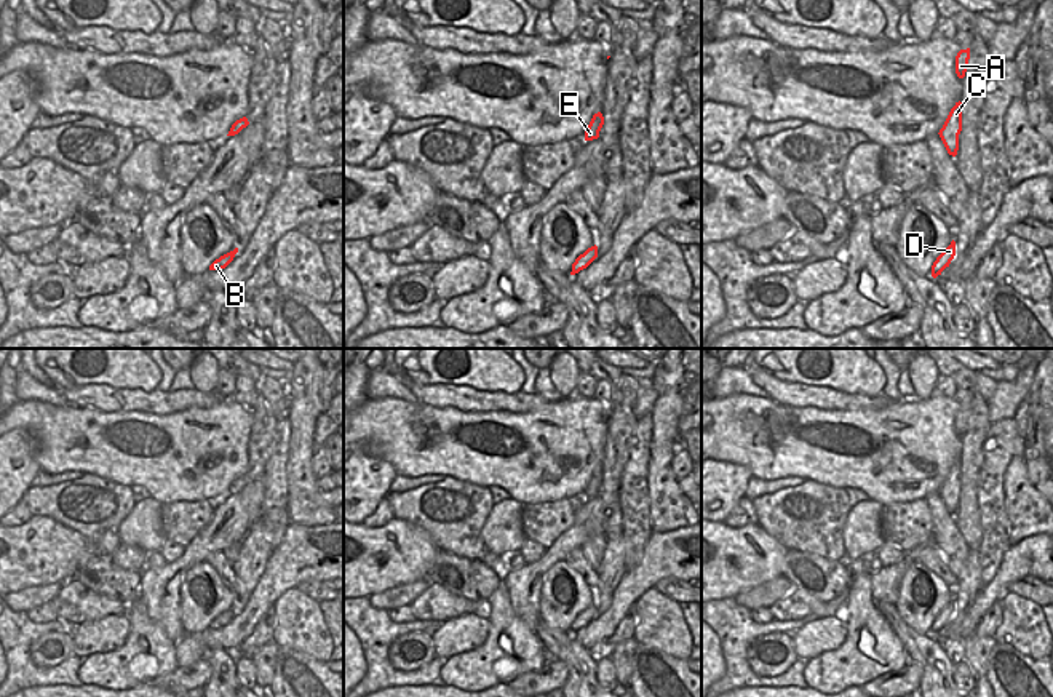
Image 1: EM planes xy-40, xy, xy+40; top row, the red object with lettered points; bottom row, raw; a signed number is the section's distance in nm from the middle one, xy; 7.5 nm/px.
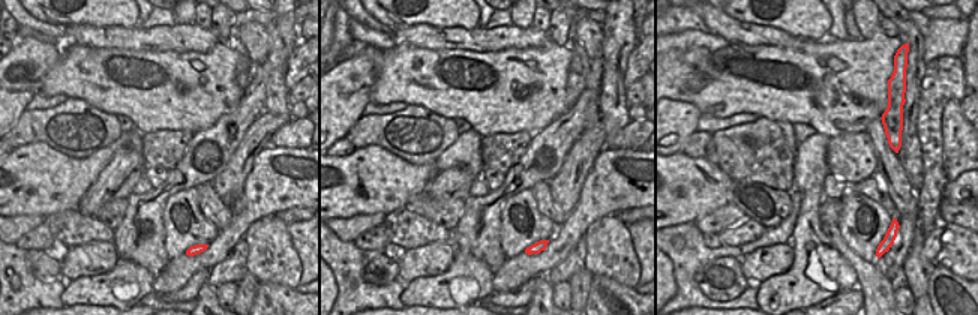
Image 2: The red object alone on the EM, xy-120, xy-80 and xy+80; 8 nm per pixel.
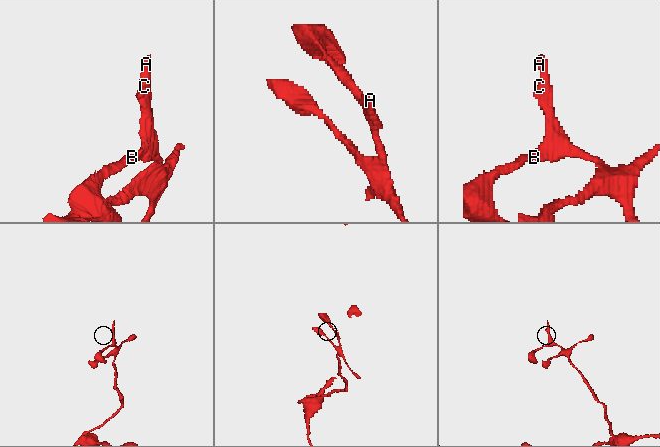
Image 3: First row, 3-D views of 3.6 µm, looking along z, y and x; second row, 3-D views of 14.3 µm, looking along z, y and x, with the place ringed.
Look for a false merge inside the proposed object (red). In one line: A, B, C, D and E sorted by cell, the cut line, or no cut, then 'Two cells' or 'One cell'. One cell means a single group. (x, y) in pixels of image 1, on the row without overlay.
Groups: A B C D E. No split. One cell.

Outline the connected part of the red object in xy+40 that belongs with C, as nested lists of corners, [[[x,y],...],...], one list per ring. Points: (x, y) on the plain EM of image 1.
[[[956,460],[951,467],[943,486],[940,488],[940,496],[949,513],[956,515],[959,508],[959,492],[962,489],[962,460]]]

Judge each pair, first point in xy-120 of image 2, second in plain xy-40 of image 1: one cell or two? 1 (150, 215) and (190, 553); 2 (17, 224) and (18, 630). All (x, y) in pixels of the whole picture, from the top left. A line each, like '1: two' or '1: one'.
1: one
2: two

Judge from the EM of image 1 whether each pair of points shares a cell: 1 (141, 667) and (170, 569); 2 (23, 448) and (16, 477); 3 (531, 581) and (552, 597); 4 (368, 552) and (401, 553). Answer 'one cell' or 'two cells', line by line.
1: two cells
2: one cell
3: two cells
4: one cell

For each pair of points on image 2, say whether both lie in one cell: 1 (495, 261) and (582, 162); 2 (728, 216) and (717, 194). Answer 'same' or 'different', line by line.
1: different
2: different

